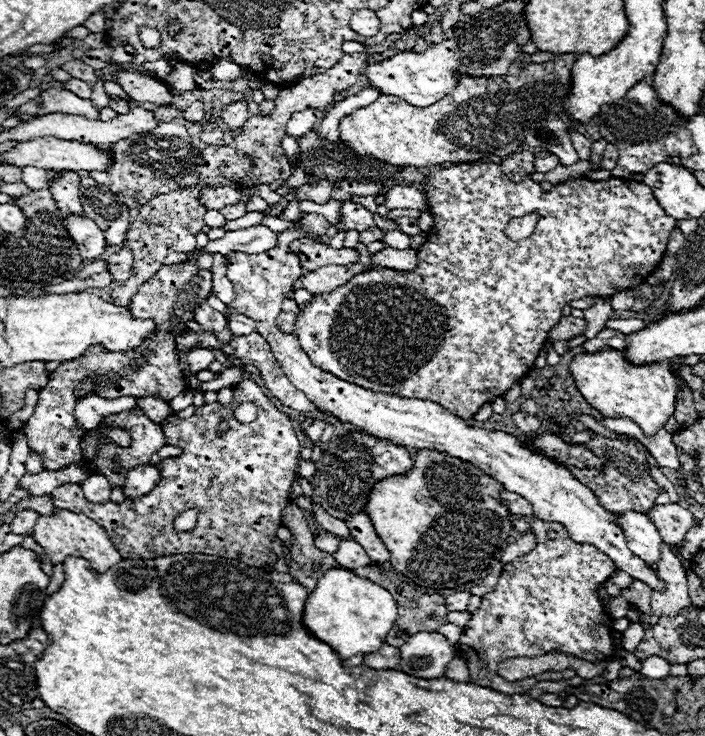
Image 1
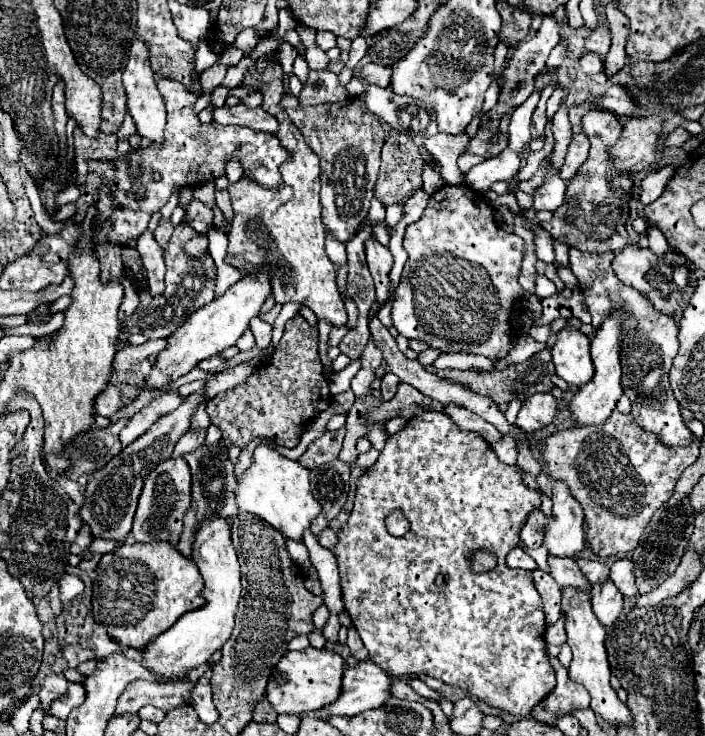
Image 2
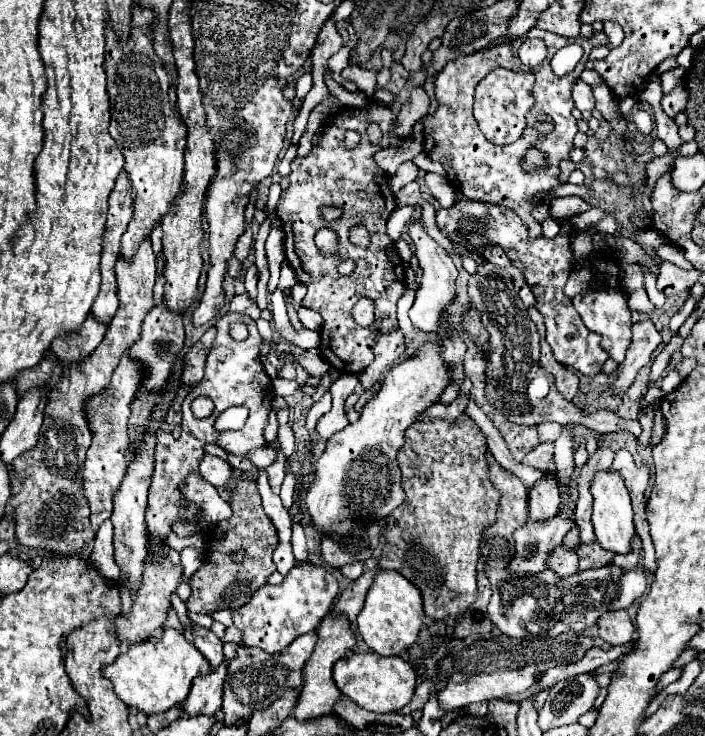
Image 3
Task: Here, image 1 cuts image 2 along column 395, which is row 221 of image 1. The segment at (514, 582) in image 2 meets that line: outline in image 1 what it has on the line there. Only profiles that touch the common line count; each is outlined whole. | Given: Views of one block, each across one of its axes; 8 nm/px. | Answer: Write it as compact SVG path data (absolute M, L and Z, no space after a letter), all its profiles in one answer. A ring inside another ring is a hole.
M458 164L458 166L446 168L446 170L438 170L438 172L434 172L432 176L428 176L428 178L426 178L426 190L424 190L424 192L426 192L426 196L428 196L430 214L434 216L434 226L432 226L432 230L428 232L428 240L424 242L424 246L422 246L420 252L418 252L418 266L416 266L416 270L412 270L412 272L396 272L396 270L388 270L388 268L372 268L370 272L356 274L354 278L348 280L348 284L336 288L336 290L330 292L330 294L312 296L312 300L310 300L308 304L300 306L300 312L298 312L298 316L296 316L294 334L296 334L296 338L300 340L300 346L302 346L302 350L308 354L308 358L312 358L314 366L320 366L322 370L328 370L330 374L336 374L336 378L344 378L346 382L356 382L356 386L364 386L366 390L384 390L386 394L400 394L402 398L424 398L424 400L430 400L430 402L436 402L436 404L444 406L446 410L450 410L452 414L460 416L462 420L472 418L484 404L490 404L494 398L502 396L506 390L512 388L514 382L522 380L522 378L528 374L528 370L532 370L532 366L534 366L534 362L536 362L540 350L542 350L544 344L546 344L548 332L552 330L552 326L556 326L556 324L560 322L560 318L562 318L562 308L564 308L566 304L570 304L572 300L580 300L580 298L584 298L584 296L602 296L602 298L614 296L614 294L624 292L624 290L628 290L628 288L632 288L632 286L636 286L636 284L642 284L642 282L650 276L650 272L660 264L662 254L664 254L666 244L668 244L668 238L670 238L670 232L672 232L674 226L676 226L676 220L672 220L672 218L664 212L664 208L662 208L662 206L658 204L658 200L654 198L650 186L646 186L644 182L634 182L634 180L630 180L630 178L628 178L628 180L624 180L624 178L610 178L610 180L602 180L602 182L594 182L594 180L588 180L588 178L570 178L570 180L566 180L566 182L556 184L550 192L542 192L540 184L532 182L530 176L526 176L526 178L524 178L522 182L518 182L518 184L510 182L510 180L502 174L502 170L500 170L498 164ZM534 212L538 214L538 222L536 222L536 228L534 228L532 236L528 236L528 238L524 238L524 240L518 240L518 242L512 242L512 240L504 234L504 228L508 226L508 222L510 222L512 218L520 218L520 216L534 214Z

